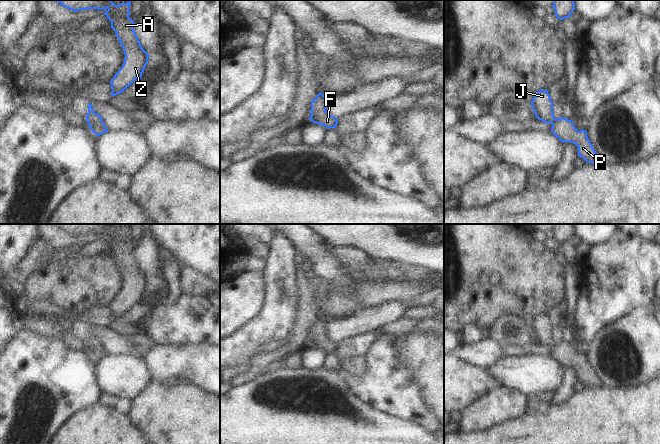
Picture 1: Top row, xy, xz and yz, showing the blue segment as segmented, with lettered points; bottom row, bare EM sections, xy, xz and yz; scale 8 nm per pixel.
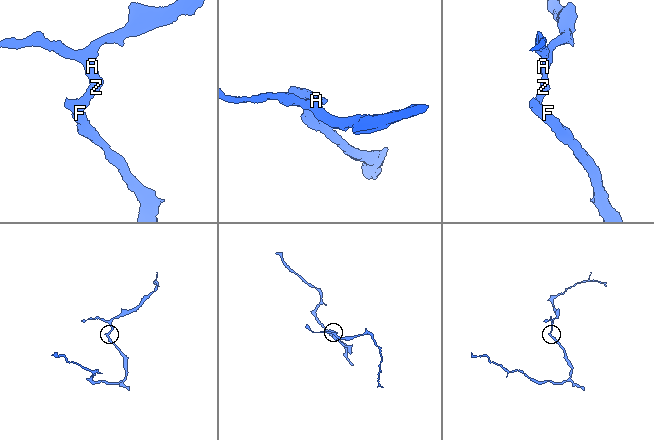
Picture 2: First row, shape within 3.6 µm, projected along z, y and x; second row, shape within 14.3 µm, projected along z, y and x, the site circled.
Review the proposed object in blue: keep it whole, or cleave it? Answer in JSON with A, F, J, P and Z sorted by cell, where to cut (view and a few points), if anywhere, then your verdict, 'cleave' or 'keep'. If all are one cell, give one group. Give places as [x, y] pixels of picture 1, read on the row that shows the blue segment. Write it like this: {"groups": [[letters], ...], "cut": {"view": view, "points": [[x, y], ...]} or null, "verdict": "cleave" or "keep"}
{"groups": [["A", "F", "J", "P", "Z"]], "cut": null, "verdict": "keep"}

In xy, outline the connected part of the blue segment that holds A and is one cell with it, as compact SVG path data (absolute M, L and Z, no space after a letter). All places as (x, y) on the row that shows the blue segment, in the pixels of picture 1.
M55 0L74 12L86 9L108 9L104 15L111 21L111 27L123 48L125 57L122 67L110 81L111 95L121 94L136 79L141 79L148 63L149 54L138 40L129 17L131 1L115 5L111 0Z

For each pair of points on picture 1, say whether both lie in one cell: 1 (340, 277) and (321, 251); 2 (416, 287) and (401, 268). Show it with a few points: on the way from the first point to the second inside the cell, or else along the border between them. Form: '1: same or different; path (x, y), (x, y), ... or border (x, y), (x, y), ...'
1: same; path (335, 271), (322, 257)
2: different; border (387, 281), (430, 280), (433, 283)

